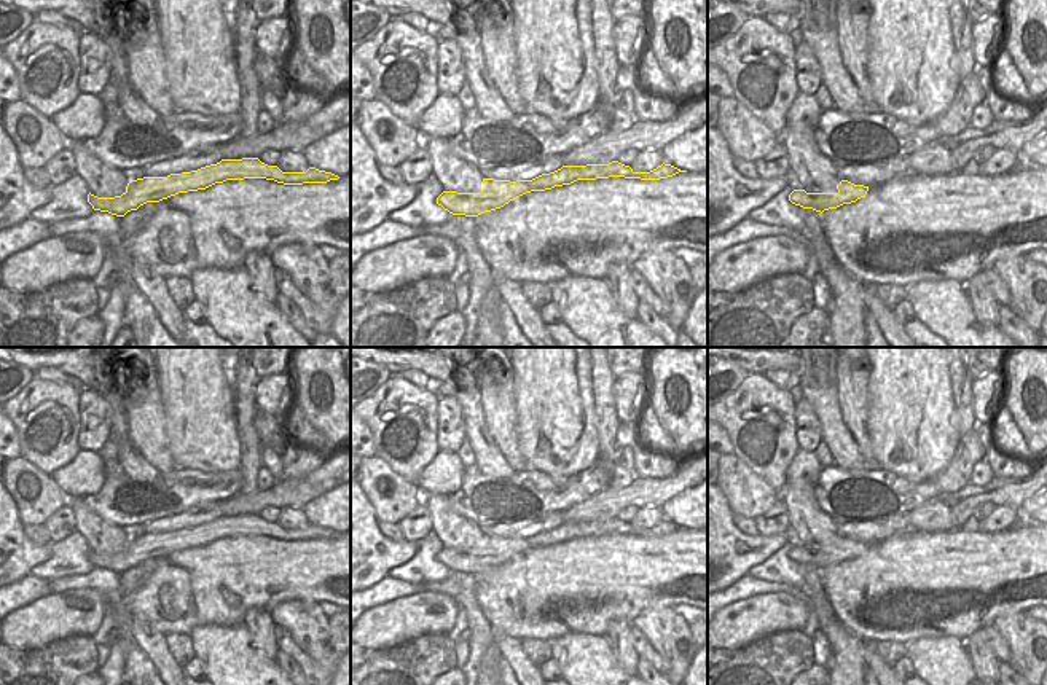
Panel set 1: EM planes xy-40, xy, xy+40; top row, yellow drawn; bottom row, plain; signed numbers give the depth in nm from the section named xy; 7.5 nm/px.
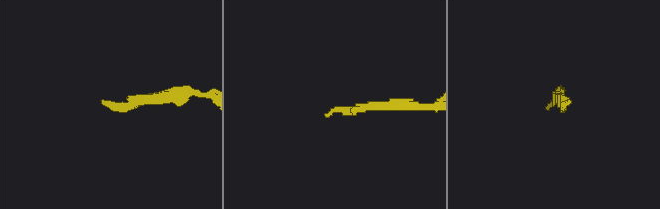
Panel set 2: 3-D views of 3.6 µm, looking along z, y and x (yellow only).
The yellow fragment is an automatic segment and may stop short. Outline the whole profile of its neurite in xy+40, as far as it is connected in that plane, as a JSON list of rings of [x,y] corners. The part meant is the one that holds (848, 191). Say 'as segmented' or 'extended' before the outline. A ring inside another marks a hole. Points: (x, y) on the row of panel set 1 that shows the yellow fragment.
extended; [[[835,178],[822,186],[795,186],[789,194],[789,201],[803,209],[813,209],[822,213],[824,210],[856,202],[864,198],[867,191],[869,186]]]

